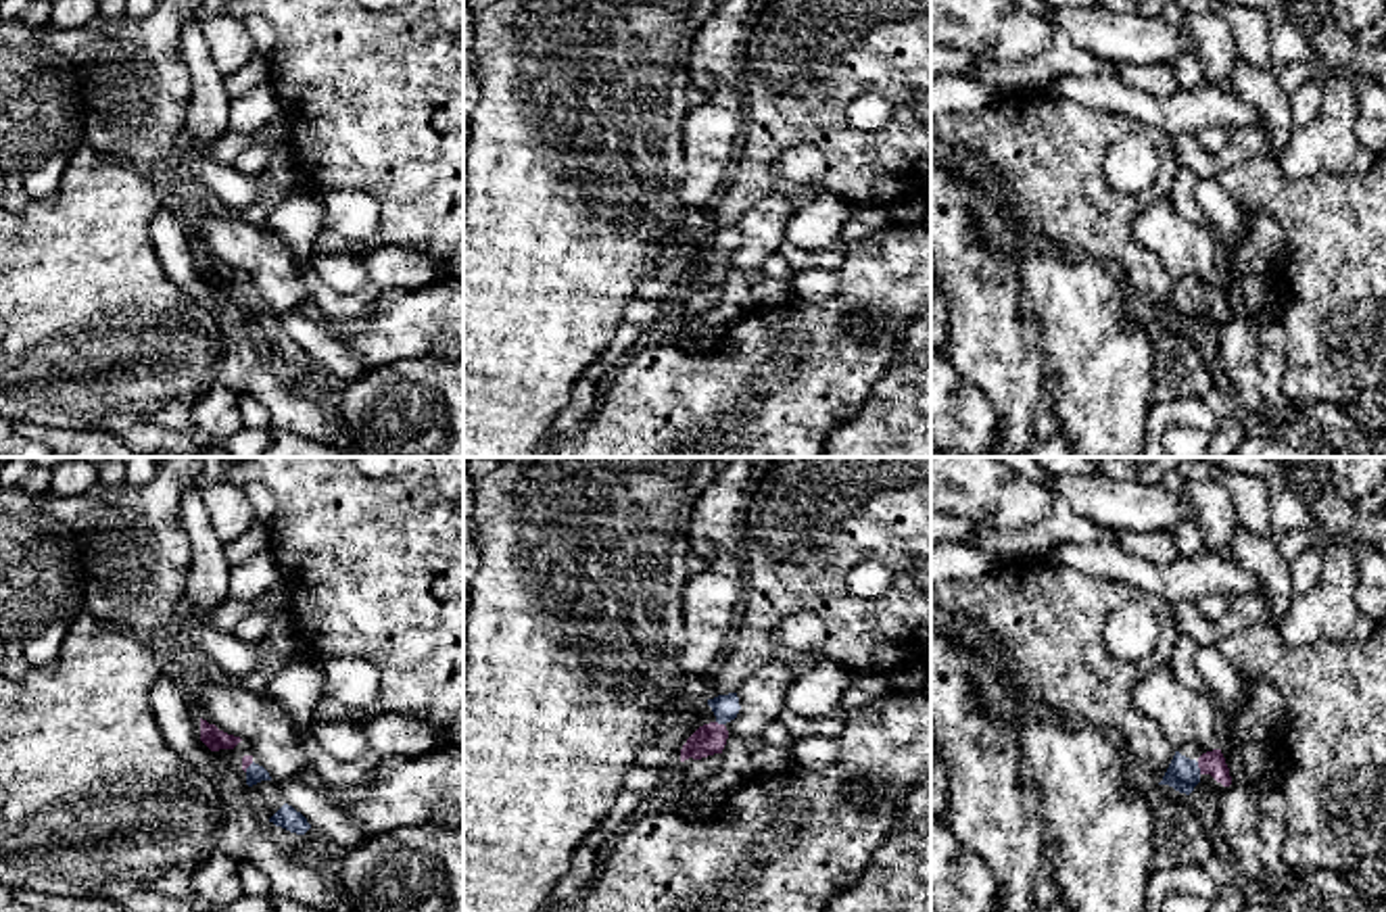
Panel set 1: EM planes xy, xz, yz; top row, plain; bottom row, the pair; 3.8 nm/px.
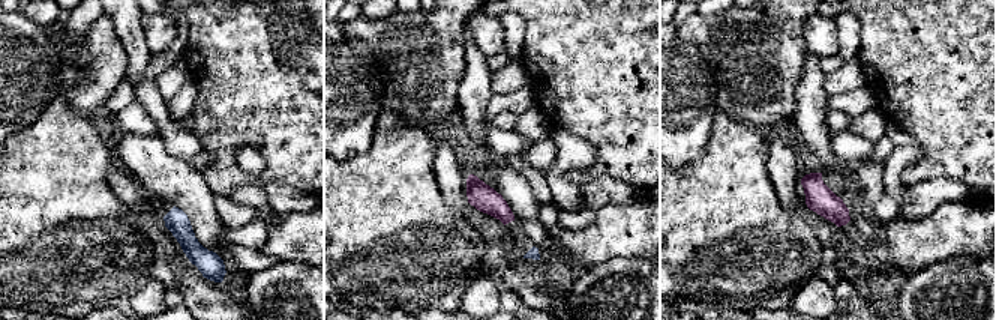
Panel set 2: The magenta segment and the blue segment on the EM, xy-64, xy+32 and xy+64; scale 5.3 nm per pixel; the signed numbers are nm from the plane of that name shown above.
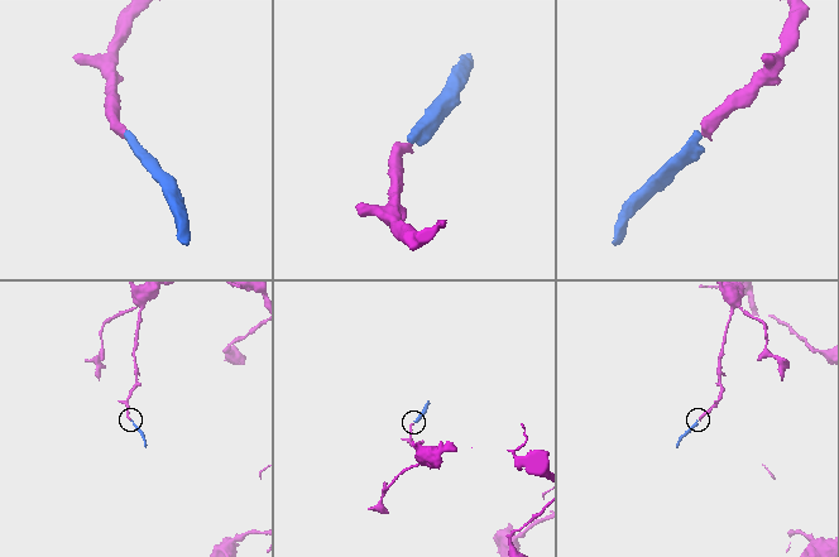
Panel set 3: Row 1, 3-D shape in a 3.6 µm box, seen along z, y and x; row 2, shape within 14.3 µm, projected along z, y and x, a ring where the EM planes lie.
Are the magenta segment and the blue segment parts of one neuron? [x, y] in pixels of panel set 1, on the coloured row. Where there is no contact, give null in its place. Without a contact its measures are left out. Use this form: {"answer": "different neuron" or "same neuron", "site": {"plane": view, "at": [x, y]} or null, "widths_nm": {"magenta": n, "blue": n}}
{"answer": "same neuron", "site": {"plane": "yz", "at": [1199, 766]}, "widths_nm": {"magenta": 90, "blue": 120}}

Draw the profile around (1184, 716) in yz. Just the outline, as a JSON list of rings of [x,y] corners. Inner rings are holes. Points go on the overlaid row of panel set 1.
[[[1154,662],[1144,672],[1133,689],[1133,705],[1161,728],[1175,751],[1188,745],[1198,762],[1202,753],[1219,749],[1215,699],[1181,685],[1169,662]]]

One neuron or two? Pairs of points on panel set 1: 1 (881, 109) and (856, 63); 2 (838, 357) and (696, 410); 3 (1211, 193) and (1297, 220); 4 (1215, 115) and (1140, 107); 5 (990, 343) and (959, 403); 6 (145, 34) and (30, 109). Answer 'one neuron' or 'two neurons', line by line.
1: two neurons
2: one neuron
3: two neurons
4: one neuron
5: two neurons
6: two neurons

